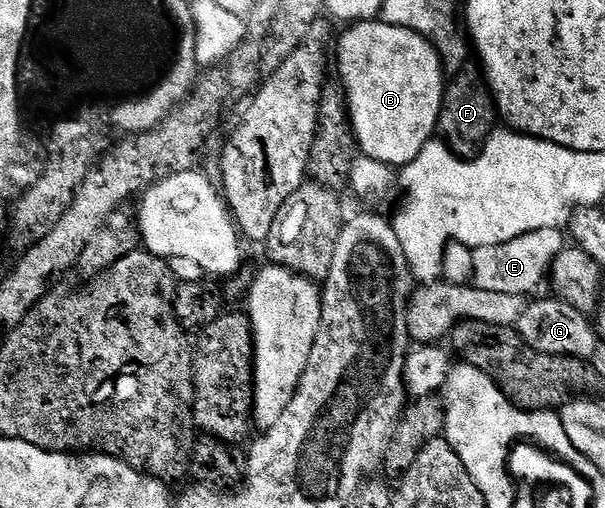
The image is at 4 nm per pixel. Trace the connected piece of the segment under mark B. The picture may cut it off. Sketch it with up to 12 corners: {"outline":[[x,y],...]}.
{"outline":[[381,18],[338,40],[365,159],[401,169],[435,135],[443,61]]}

